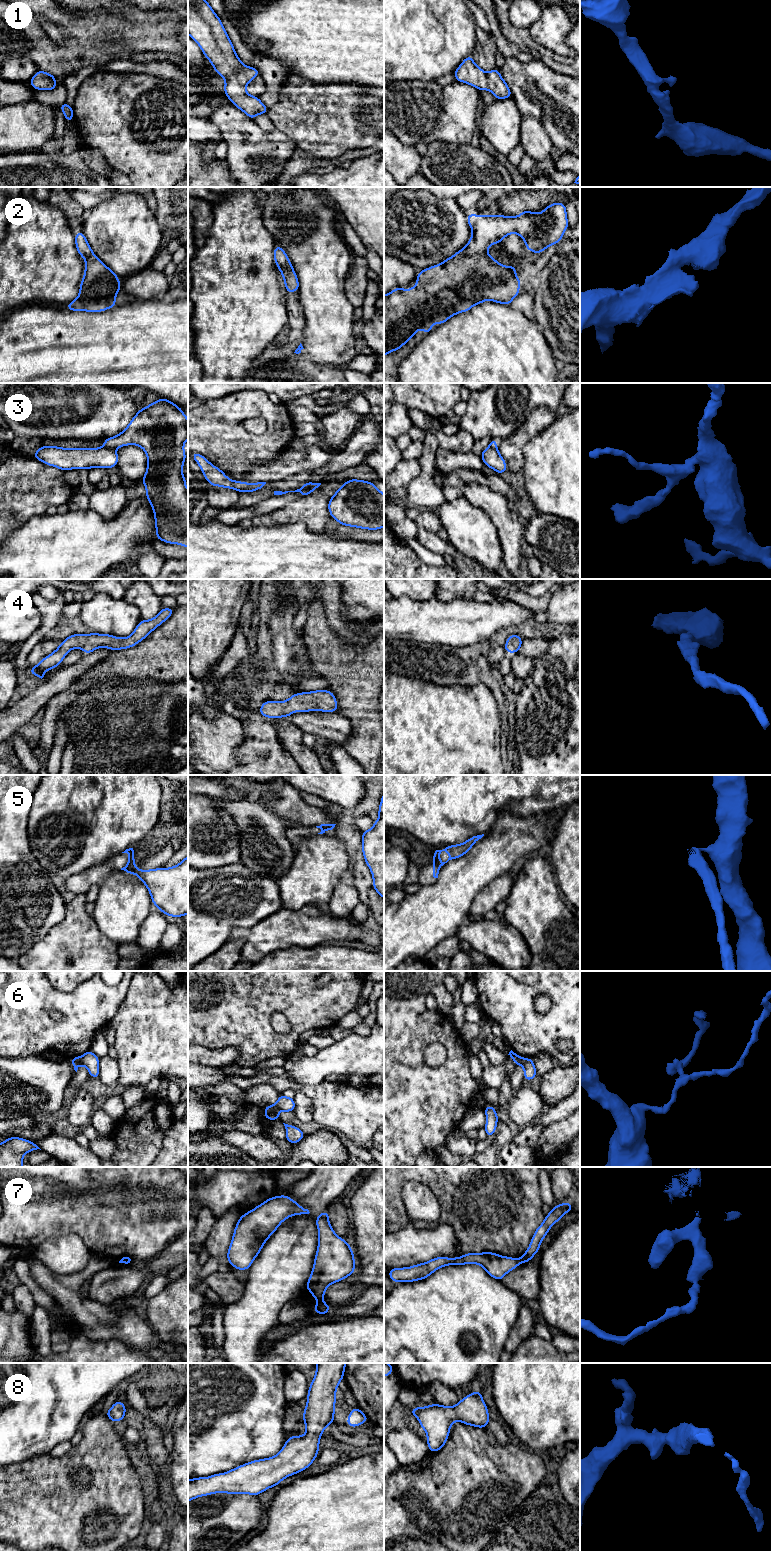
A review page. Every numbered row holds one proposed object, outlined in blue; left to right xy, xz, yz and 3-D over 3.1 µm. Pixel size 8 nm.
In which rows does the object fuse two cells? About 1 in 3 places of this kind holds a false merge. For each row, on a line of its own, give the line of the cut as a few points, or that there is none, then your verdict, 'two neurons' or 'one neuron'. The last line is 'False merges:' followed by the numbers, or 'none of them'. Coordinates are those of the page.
1: no cut; one neuron
2: no cut; one neuron
3: cut in xz along (314, 483), (311, 487), (300, 492); two neurons
4: no cut; one neuron
5: cut in xy along (133, 863), (123, 869); two neurons
6: cut in xy along (79, 1057), (81, 1064); two neurons
7: cut in xz along (318, 1301), (321, 1302); two neurons
8: no cut; one neuron
False merges: 3, 5, 6, 7

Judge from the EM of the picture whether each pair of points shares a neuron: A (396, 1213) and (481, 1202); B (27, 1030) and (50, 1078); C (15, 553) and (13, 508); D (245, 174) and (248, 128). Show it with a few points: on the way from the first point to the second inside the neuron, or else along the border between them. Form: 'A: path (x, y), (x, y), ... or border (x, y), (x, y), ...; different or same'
A: path (397, 1185), (405, 1177), (453, 1177); same
B: border (37, 1055), (14, 1058); different
C: border (33, 516), (10, 534); different
D: path (245, 163), (243, 158), (250, 151), (252, 139); same

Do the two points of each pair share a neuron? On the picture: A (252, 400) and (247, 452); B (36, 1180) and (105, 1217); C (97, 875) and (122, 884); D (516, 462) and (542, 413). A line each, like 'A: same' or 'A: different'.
A: same
B: same
C: different
D: same

